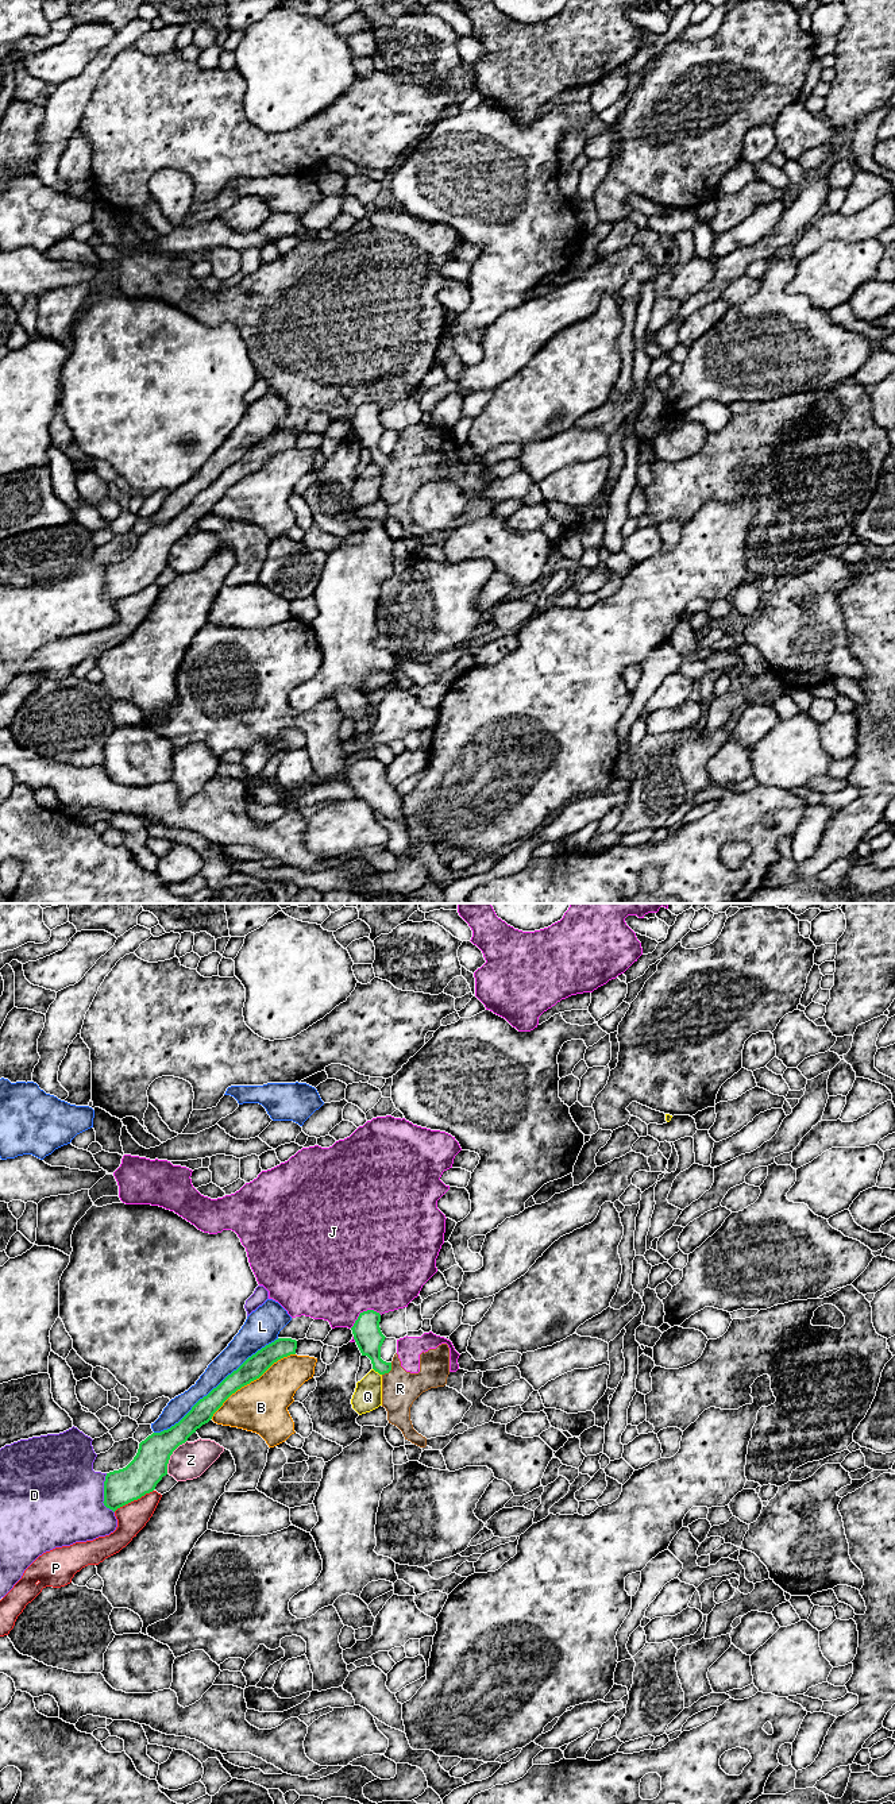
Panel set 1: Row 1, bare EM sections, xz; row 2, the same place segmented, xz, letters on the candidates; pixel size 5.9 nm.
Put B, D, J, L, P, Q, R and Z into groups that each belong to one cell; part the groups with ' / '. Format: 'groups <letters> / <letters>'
groups B / D / J R / L / P / Q / Z

